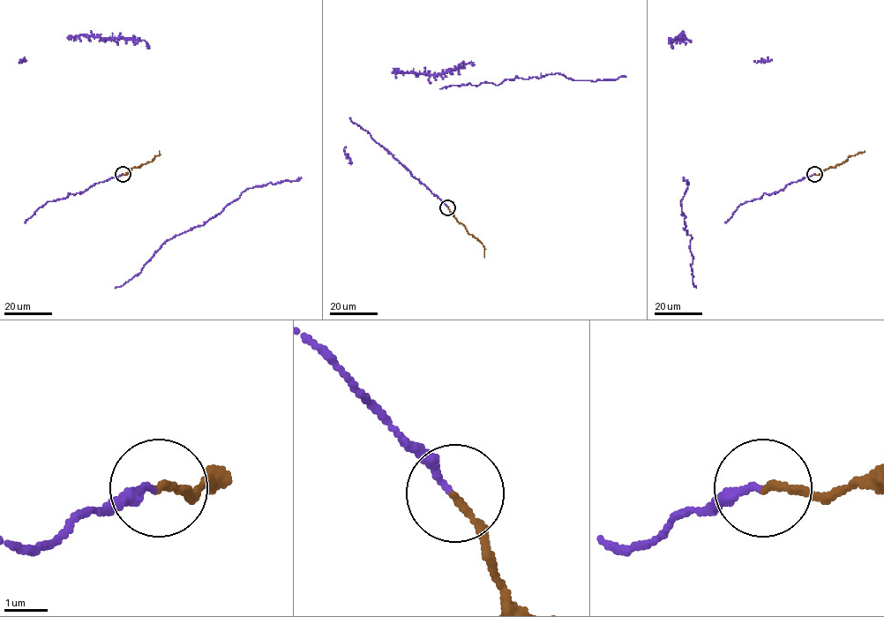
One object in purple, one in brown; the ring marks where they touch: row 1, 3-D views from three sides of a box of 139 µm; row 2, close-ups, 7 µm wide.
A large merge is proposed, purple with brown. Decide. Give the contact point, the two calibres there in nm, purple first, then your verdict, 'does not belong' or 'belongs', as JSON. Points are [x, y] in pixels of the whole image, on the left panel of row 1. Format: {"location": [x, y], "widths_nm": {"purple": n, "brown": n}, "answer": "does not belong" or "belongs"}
{"location": [123, 174], "widths_nm": {"purple": 180, "brown": 160}, "answer": "belongs"}

